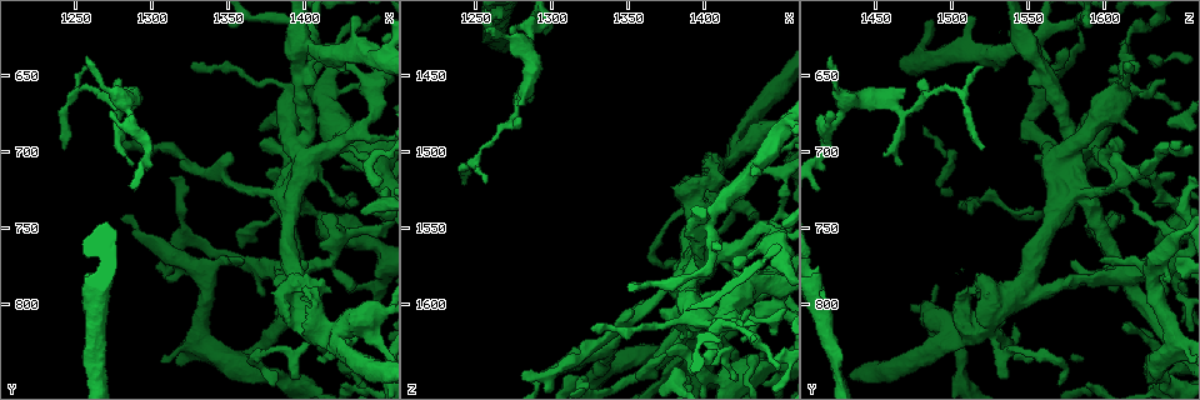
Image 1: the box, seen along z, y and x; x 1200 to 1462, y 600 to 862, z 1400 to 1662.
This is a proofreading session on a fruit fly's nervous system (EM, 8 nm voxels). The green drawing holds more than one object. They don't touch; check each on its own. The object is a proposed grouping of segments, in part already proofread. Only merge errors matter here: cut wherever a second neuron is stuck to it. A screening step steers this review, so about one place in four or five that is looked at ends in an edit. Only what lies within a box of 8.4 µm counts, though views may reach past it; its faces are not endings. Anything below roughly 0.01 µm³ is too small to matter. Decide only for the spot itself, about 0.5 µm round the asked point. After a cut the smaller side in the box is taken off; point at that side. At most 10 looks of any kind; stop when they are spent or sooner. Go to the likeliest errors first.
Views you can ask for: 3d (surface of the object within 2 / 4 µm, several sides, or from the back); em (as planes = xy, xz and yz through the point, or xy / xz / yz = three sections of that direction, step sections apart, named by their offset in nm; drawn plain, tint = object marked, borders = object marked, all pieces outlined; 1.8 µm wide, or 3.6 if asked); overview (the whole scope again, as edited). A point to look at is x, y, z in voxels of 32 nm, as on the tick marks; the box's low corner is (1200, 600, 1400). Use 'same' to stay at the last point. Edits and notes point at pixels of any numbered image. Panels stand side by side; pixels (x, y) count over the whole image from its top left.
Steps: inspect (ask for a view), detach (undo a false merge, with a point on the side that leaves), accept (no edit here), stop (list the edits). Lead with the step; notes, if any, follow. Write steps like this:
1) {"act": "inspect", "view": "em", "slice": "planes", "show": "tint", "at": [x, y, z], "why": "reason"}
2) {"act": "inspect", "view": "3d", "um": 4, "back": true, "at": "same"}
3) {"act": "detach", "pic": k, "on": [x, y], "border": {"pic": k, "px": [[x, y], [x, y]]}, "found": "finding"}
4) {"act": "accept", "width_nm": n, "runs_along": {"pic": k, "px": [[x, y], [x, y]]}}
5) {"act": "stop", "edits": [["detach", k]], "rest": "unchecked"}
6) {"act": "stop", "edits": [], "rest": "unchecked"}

{"act": "inspect", "view": "em", "slice": "yz", "step": 16, "show": "tint", "at": [1394, 798, 1538], "why": "four or more arms meet"}

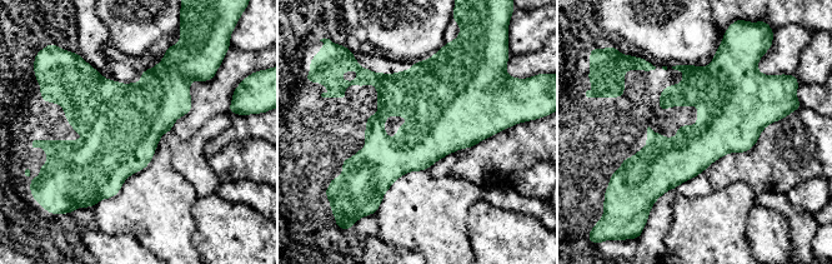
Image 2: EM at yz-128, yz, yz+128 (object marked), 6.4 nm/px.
{"act": "accept", "found": "all the same neuron"}

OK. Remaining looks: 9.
{"act": "inspect", "view": "3d", "um": 2, "back": true, "at": [1278, 672, 1466], "why": "abrupt turn"}

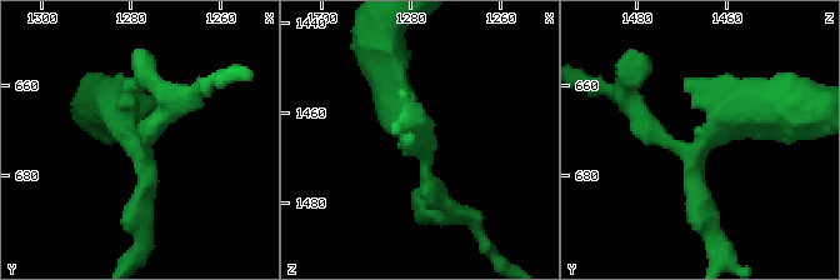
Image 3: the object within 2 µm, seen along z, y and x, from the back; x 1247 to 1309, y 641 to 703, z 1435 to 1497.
{"act": "inspect", "view": "em", "slice": "planes", "show": "borders", "at": [1278, 673, 1465], "arms": 3}

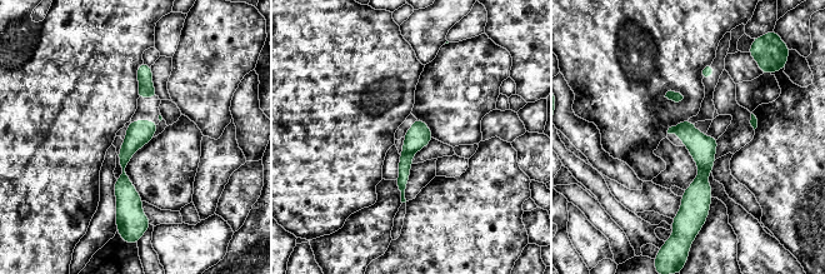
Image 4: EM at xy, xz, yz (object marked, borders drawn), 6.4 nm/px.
{"act": "accept", "runs_along": {"pic": 4, "px": [[149, 123], [124, 157], [125, 213]]}, "found": "one neuron here"}

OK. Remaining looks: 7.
{"act": "inspect", "view": "3d", "um": 2, "at": [1412, 664, 1610]}

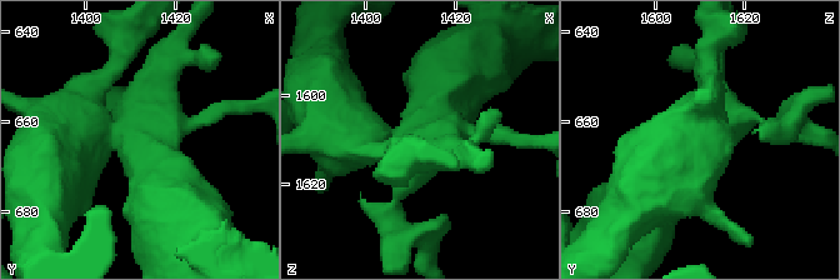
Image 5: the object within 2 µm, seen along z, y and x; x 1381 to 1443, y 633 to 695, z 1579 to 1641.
{"act": "inspect", "view": "em", "slice": "planes", "show": "tint", "at": [1411, 663, 1610]}

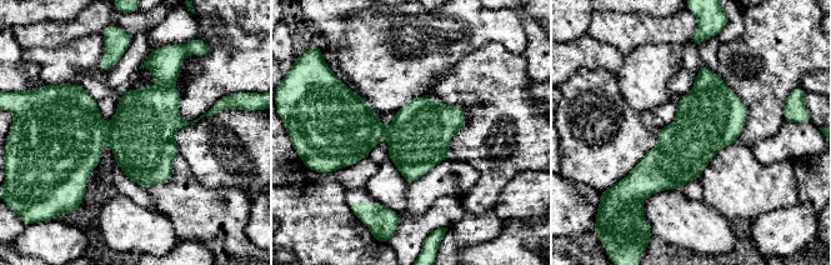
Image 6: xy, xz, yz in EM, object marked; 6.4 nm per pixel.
{"act": "accept", "width_nm": 400, "found": "all the same neuron"}

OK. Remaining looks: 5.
{"act": "inspect", "view": "em", "slice": "planes", "show": "tint", "at": [1444, 708, 1600], "why": "sharp bend"}

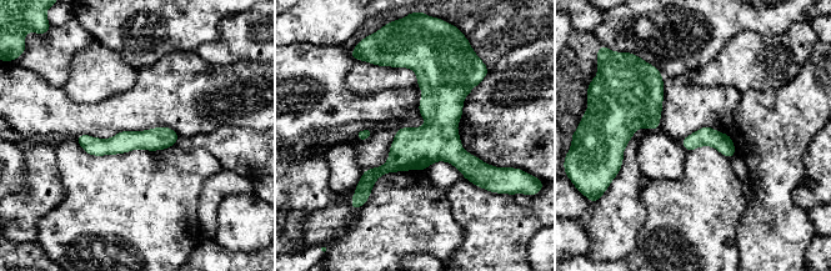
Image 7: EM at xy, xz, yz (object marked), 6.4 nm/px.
{"act": "accept", "runs_along": {"pic": 7, "px": [[409, 60], [432, 125], [366, 191]]}, "found": "all the same neuron"}

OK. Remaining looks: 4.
{"act": "stop", "edits": [], "rest": "unchecked"}

